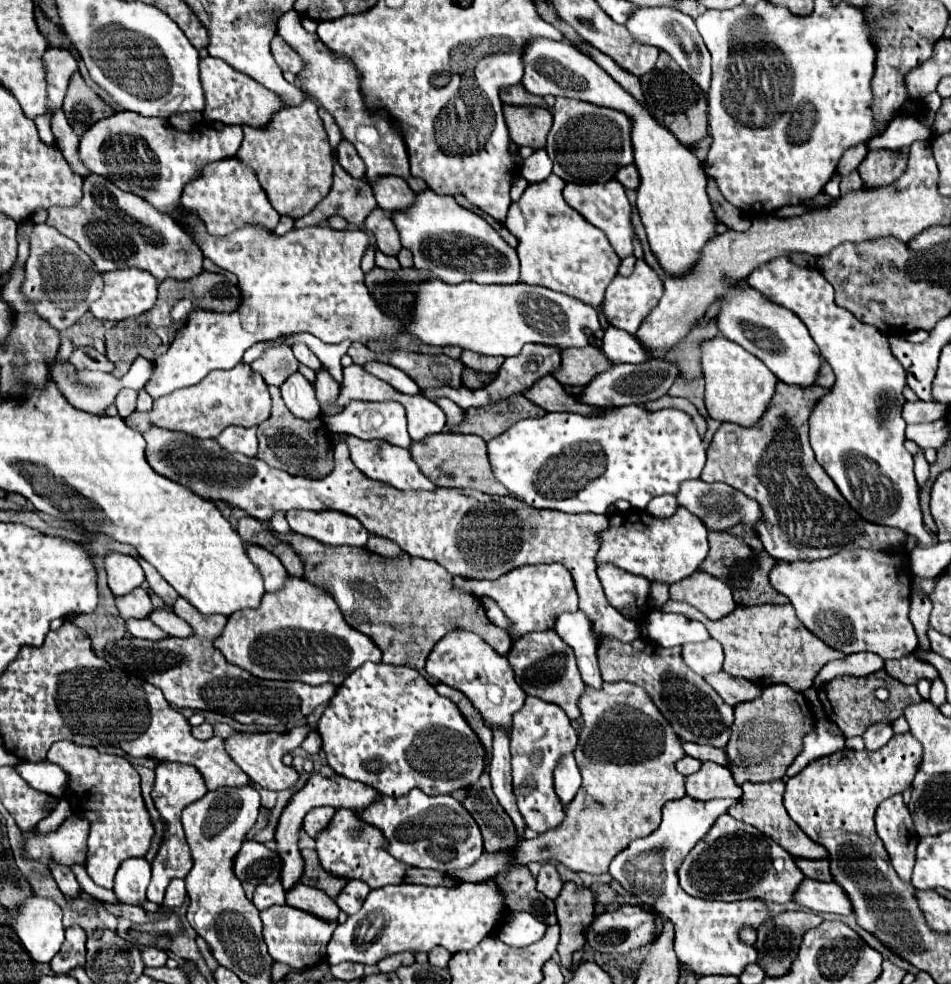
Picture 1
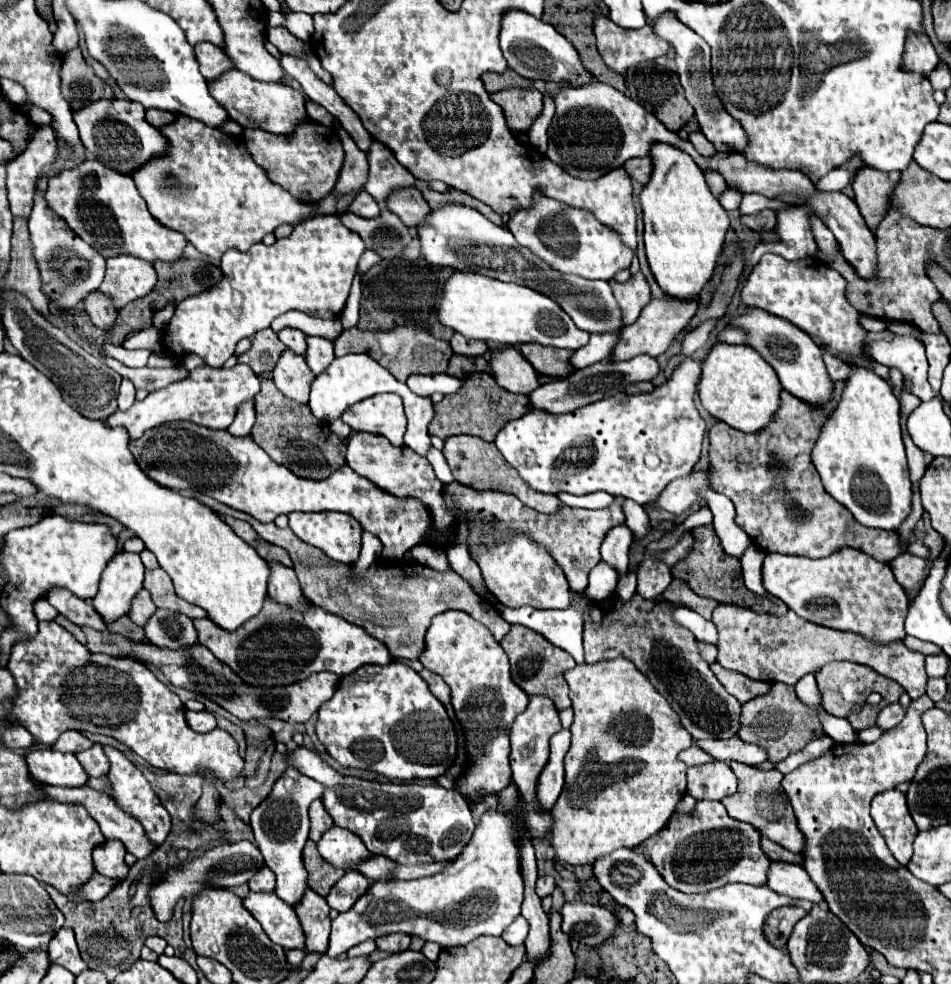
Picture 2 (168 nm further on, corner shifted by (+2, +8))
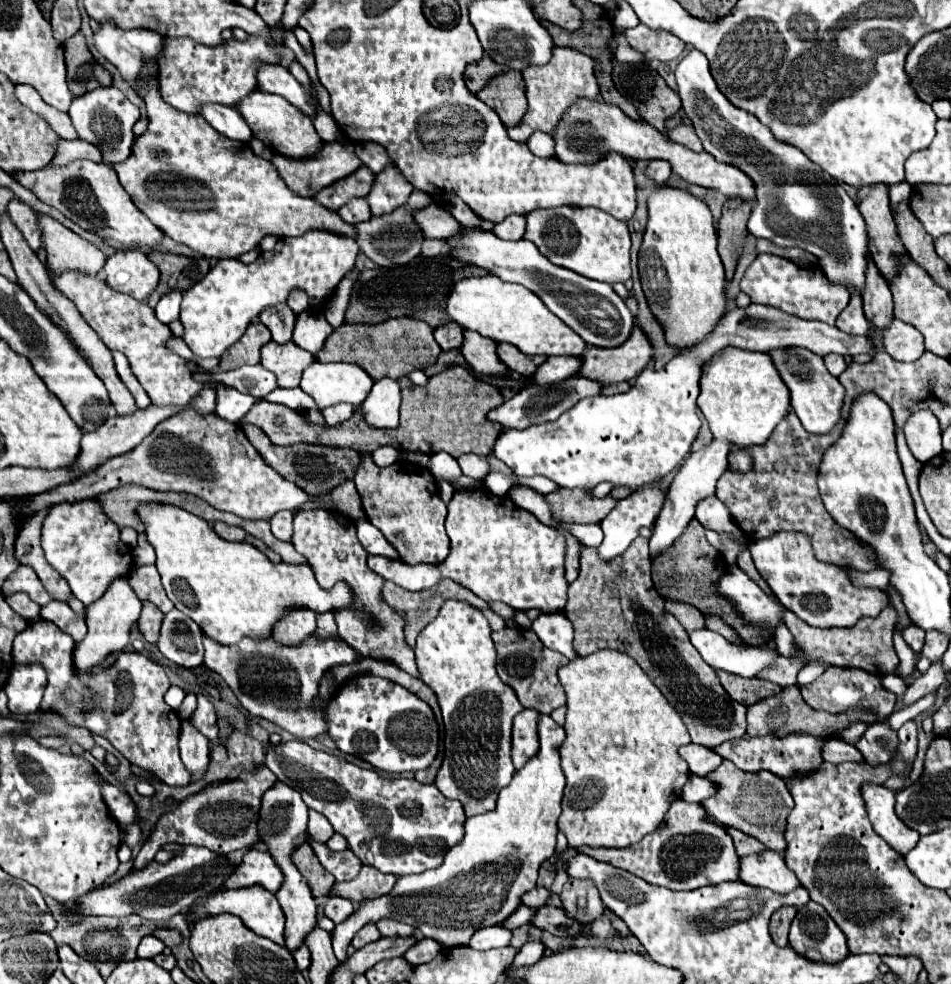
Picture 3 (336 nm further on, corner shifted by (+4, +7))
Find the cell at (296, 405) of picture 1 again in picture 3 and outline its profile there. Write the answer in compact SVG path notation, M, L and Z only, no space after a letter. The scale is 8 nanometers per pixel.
M269 341L261 351L261 365L275 373L277 385L285 389L295 389L301 383L301 375L315 359L311 353L297 347L293 341L279 345Z

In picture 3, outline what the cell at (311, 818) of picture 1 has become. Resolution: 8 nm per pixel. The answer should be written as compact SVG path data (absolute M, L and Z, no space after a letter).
M309 811L309 835L313 841L319 841L319 843L325 843L329 841L329 837L335 833L331 823L317 811Z

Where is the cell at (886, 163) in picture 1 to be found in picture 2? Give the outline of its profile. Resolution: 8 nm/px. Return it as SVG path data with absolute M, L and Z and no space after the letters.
M863 168L855 174L855 204L859 206L859 212L865 218L865 224L871 232L875 232L879 222L885 218L893 188L895 184L889 186L889 174L881 174L881 170Z

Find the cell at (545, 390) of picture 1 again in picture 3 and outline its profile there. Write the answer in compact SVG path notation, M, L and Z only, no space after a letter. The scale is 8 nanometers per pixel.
M465 331L461 353L477 375L505 377L509 373L509 369L503 367L503 363L497 359L497 343L475 331Z

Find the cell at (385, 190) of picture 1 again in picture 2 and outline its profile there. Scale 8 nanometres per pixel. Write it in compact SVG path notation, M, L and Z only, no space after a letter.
M409 188L409 190L399 190L397 194L393 194L393 198L389 198L389 202L385 202L387 208L391 212L395 212L405 226L409 228L417 228L421 222L425 222L425 218L431 214L429 204L425 202L425 198L421 196L421 192L417 188Z

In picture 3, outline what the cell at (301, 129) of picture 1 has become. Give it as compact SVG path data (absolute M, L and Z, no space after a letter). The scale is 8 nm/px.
M337 141L323 143L321 151L317 151L313 157L307 157L307 159L291 159L291 157L283 157L283 155L275 153L271 163L279 171L279 175L287 183L287 187L291 191L295 191L297 195L301 195L301 197L313 197L323 187L327 187L327 185L351 175L361 165L361 161L357 159L357 155L353 151L353 145L341 145Z

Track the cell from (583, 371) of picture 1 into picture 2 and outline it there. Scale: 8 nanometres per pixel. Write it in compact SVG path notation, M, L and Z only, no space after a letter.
M521 344L519 352L539 374L561 378L573 372L573 368L569 366L569 354L573 354L571 350L547 348L547 346L537 346L537 344Z

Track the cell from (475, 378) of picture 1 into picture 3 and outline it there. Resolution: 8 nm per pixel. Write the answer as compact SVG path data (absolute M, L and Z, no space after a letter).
M455 349L455 351L443 351L437 359L437 363L433 367L429 367L425 373L427 375L437 375L439 371L445 371L447 367L453 367L453 365L463 365L467 367L467 361L461 357L461 351Z

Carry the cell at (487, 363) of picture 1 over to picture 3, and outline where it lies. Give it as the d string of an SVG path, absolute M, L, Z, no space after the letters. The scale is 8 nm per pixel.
M447 323L435 329L435 341L443 351L459 349L463 345L463 329L457 323Z

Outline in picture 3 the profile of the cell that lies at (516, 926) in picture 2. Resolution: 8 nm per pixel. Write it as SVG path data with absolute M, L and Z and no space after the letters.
M485 927L485 929L479 929L469 945L473 949L495 949L495 947L507 947L511 945L511 937L513 937L513 931L507 929L507 927Z

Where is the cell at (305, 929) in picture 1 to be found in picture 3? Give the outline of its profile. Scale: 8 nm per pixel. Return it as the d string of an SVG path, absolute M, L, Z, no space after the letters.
M247 887L247 889L223 889L217 891L213 897L209 897L201 907L197 907L191 915L193 919L201 919L203 915L217 915L217 913L233 913L237 917L243 919L243 923L255 931L261 937L271 939L277 945L285 945L285 919L283 919L283 911L275 899L273 893L263 891L263 887Z

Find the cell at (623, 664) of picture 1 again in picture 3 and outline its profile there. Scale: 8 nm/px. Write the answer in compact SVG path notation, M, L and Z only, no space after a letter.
M637 537L623 555L615 557L609 563L599 559L597 549L583 547L581 571L579 571L579 577L569 585L569 601L567 601L563 613L575 627L573 647L577 651L577 655L585 657L599 649L615 649L615 651L621 651L621 653L627 653L629 657L633 657L639 663L639 667L649 675L649 679L659 687L659 691L665 695L665 699L681 715L693 743L713 749L713 747L721 745L723 741L743 737L745 727L747 727L747 721L745 721L747 707L733 701L727 695L727 691L719 683L715 671L711 671L711 667L707 667L707 663L703 663L703 659L699 659L699 651L695 651L695 647L691 647L689 633L683 631L683 625L671 613L665 611L663 603L665 603L665 599L655 591L653 581L651 581L649 541L643 537Z

